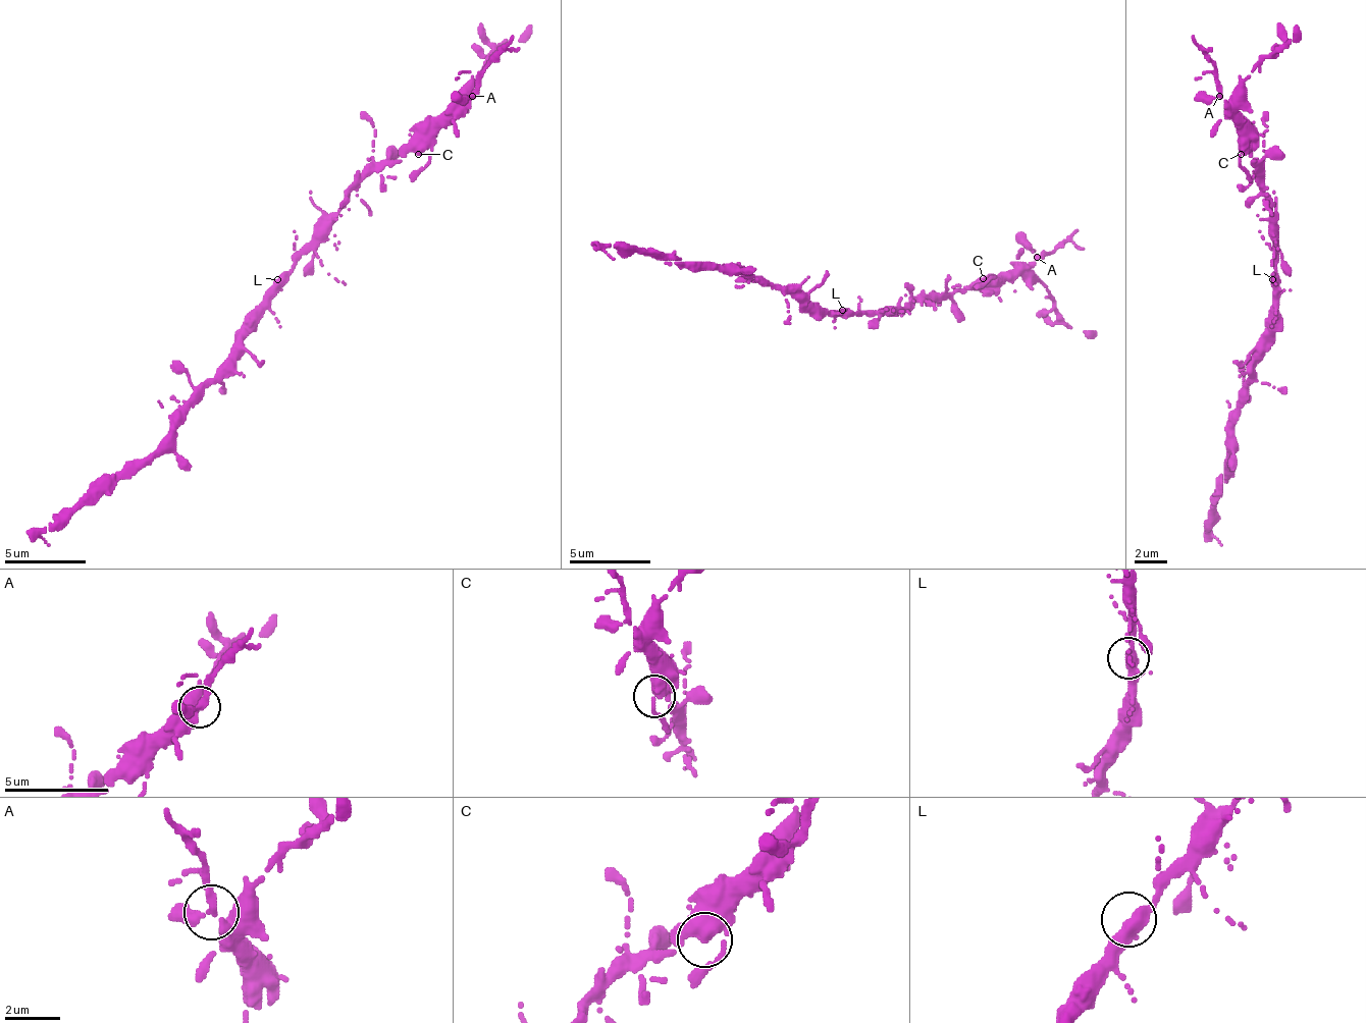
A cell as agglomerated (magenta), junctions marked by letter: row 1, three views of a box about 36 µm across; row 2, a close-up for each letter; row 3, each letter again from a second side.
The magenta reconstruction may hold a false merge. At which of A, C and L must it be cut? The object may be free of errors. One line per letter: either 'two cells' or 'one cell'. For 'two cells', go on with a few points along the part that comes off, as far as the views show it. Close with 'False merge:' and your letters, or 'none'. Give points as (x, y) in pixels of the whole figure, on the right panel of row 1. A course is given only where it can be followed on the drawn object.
A: two cells | (1220, 97), (1212, 60), (1192, 36)
C: one cell
L: one cell
False merge: A

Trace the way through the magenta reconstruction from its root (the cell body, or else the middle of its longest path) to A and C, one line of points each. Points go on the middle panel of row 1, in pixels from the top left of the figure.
A: (849, 314), (898, 314), (927, 298), (967, 289), (983, 278), (1015, 278), (1036, 258)
C: (849, 314), (898, 314), (927, 298), (967, 289), (983, 278)

